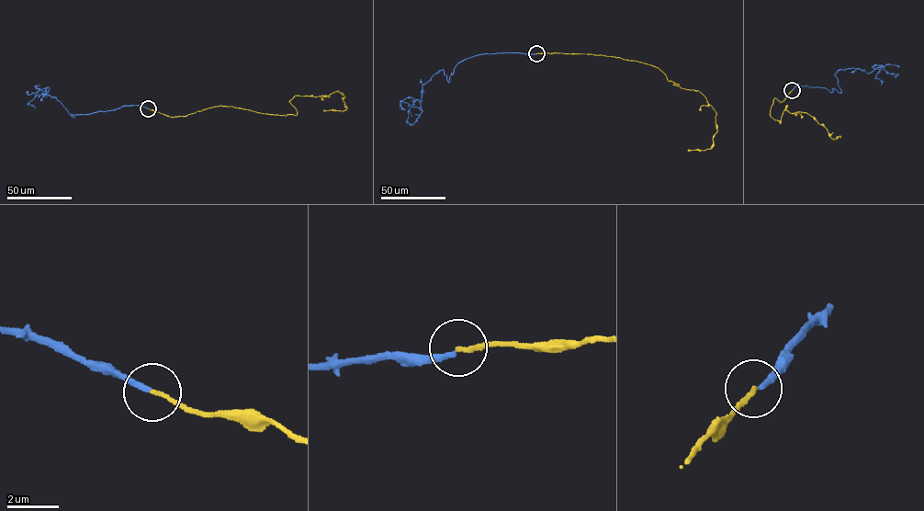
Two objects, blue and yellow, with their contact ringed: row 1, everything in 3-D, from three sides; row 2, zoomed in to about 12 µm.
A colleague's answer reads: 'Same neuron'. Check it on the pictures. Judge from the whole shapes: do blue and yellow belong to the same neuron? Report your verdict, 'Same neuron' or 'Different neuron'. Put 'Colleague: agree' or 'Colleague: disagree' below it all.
Different neuron
Colleague: disagree

